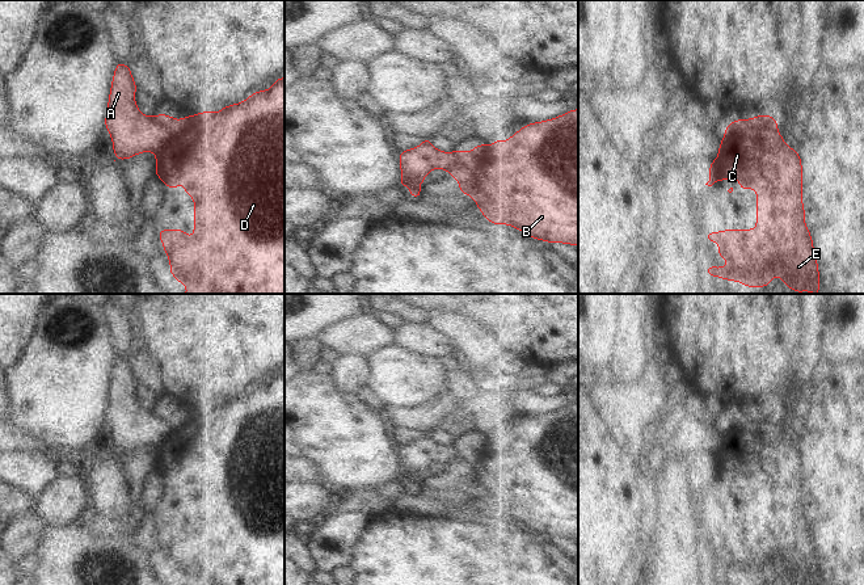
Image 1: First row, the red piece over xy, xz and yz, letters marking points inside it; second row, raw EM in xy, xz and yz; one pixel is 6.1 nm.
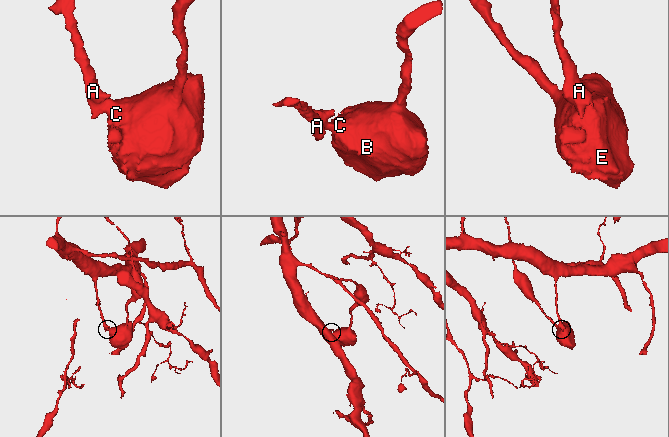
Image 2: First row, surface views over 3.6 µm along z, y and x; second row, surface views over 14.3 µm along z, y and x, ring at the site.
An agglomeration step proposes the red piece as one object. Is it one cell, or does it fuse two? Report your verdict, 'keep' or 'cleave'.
cleave

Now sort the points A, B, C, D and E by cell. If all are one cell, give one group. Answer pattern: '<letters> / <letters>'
A / B C D E

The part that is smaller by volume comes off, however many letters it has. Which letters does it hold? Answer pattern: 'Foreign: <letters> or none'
Foreign: B, C, D, E

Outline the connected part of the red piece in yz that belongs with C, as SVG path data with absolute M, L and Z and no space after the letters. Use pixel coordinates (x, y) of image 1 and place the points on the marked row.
M767 114L751 118L758 125L758 131L753 138L745 135L745 123L747 119L737 119L728 125L722 142L718 148L718 157L709 167L709 181L712 186L720 180L741 181L739 189L749 190L756 188L756 228L755 230L724 230L721 232L707 232L704 240L712 240L720 244L718 257L729 261L728 266L705 266L709 277L717 275L722 279L742 282L746 287L764 287L779 274L780 279L796 292L819 294L819 272L814 253L812 235L805 226L805 210L802 205L802 165L798 152L784 143L777 131L777 121Z

